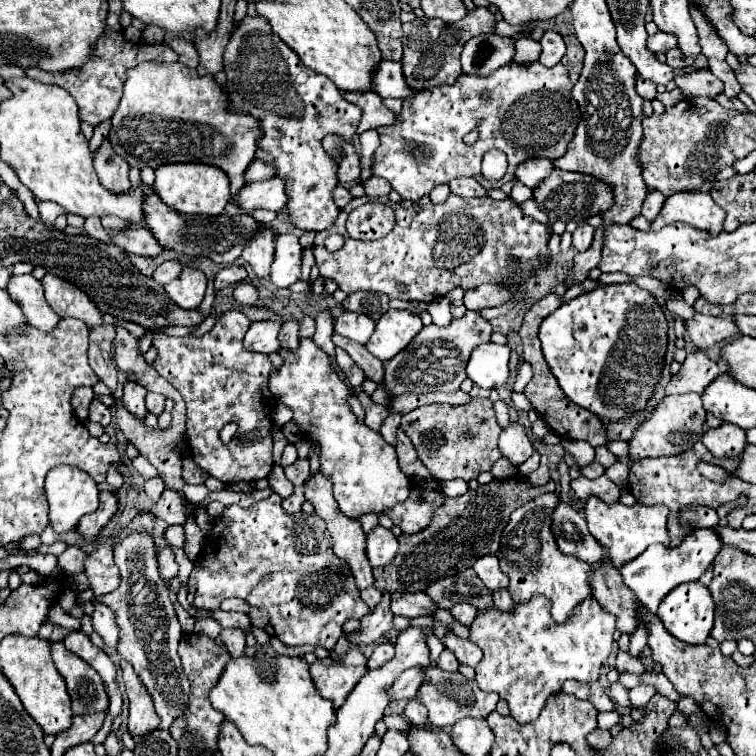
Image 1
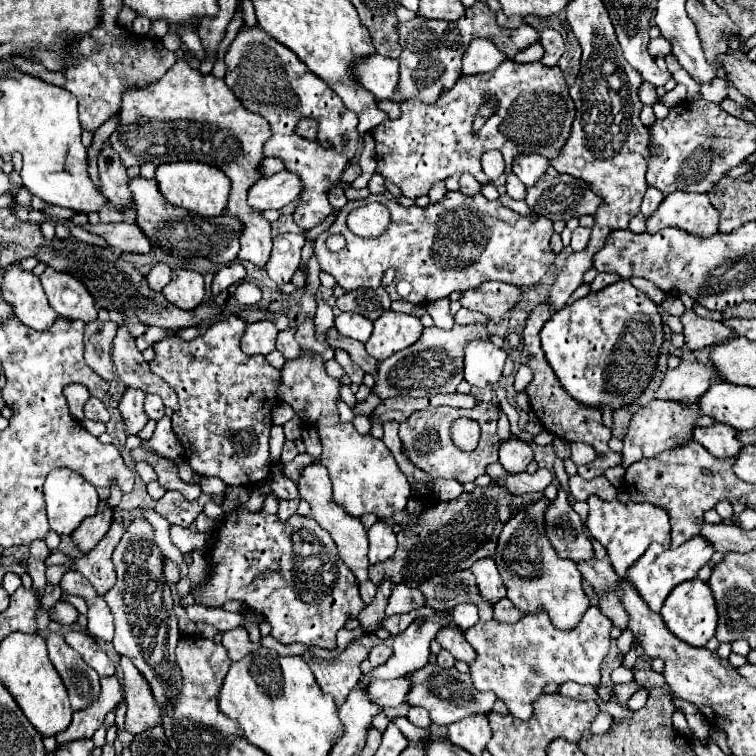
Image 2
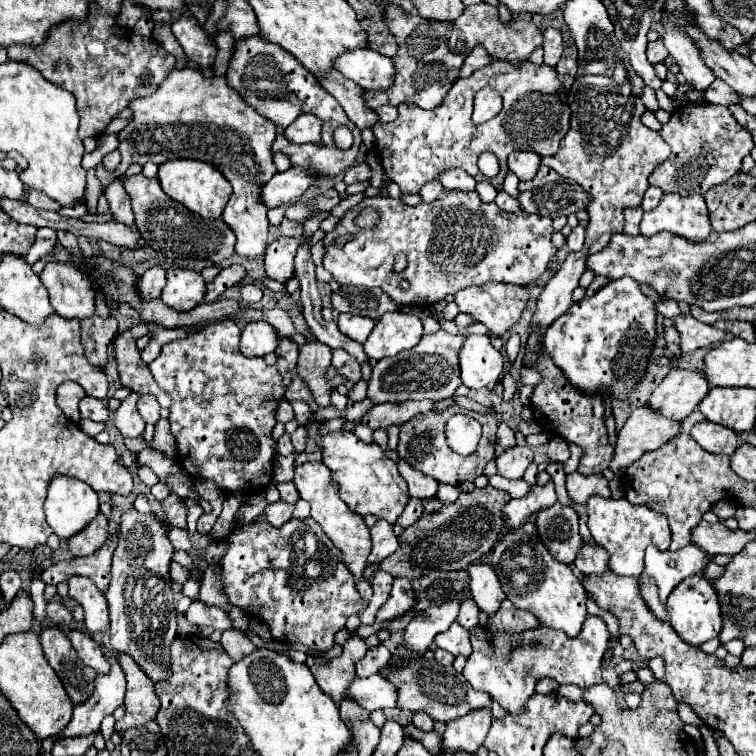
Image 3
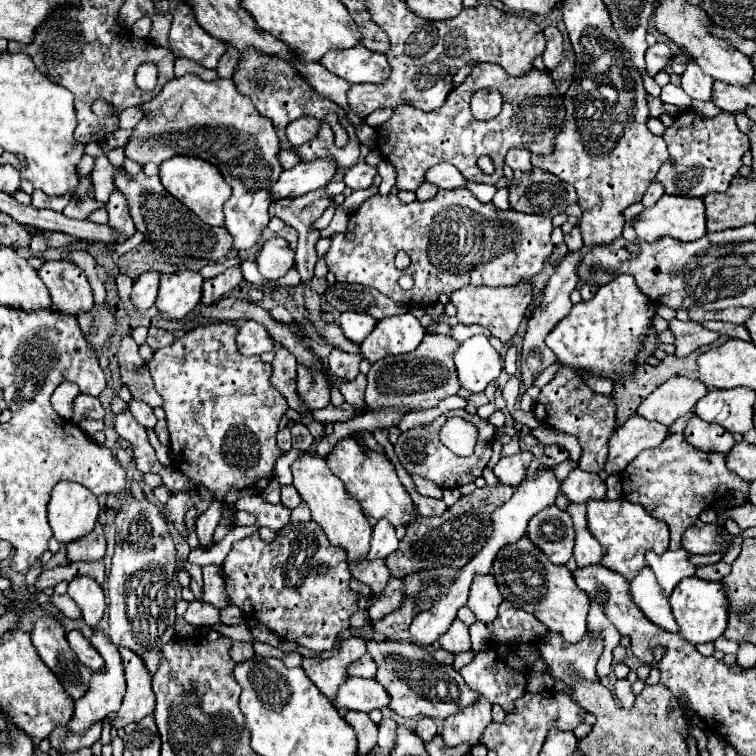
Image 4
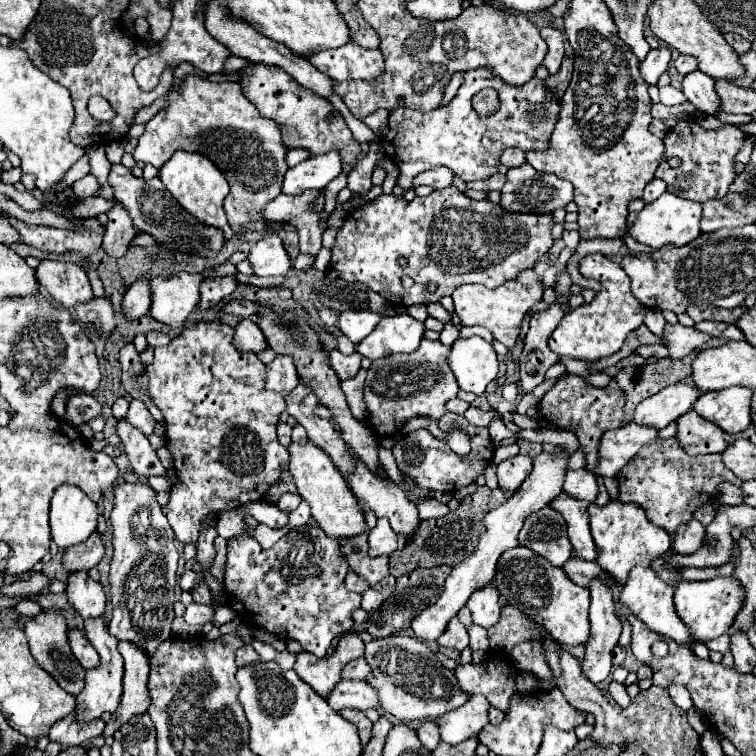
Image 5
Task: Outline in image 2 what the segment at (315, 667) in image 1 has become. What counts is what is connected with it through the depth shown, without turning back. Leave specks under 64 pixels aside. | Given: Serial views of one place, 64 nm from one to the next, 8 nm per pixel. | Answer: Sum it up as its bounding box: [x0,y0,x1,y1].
[308,642,368,706]

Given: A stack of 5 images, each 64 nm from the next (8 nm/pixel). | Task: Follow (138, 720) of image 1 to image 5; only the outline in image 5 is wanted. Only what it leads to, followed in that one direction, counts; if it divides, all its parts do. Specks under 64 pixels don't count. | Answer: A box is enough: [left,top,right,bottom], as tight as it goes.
[102,642,150,737]

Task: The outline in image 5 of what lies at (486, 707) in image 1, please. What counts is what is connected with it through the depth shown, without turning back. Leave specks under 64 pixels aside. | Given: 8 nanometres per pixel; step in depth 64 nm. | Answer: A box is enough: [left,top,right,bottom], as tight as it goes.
[364,634,468,722]

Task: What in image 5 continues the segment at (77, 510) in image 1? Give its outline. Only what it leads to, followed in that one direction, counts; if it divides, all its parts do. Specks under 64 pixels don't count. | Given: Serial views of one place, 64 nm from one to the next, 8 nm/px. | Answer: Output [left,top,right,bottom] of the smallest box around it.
[50,486,98,548]

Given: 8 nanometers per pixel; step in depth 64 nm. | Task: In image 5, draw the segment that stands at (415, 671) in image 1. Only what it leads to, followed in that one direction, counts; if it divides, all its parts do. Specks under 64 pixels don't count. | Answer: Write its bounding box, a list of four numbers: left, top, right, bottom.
[326,680,378,712]

